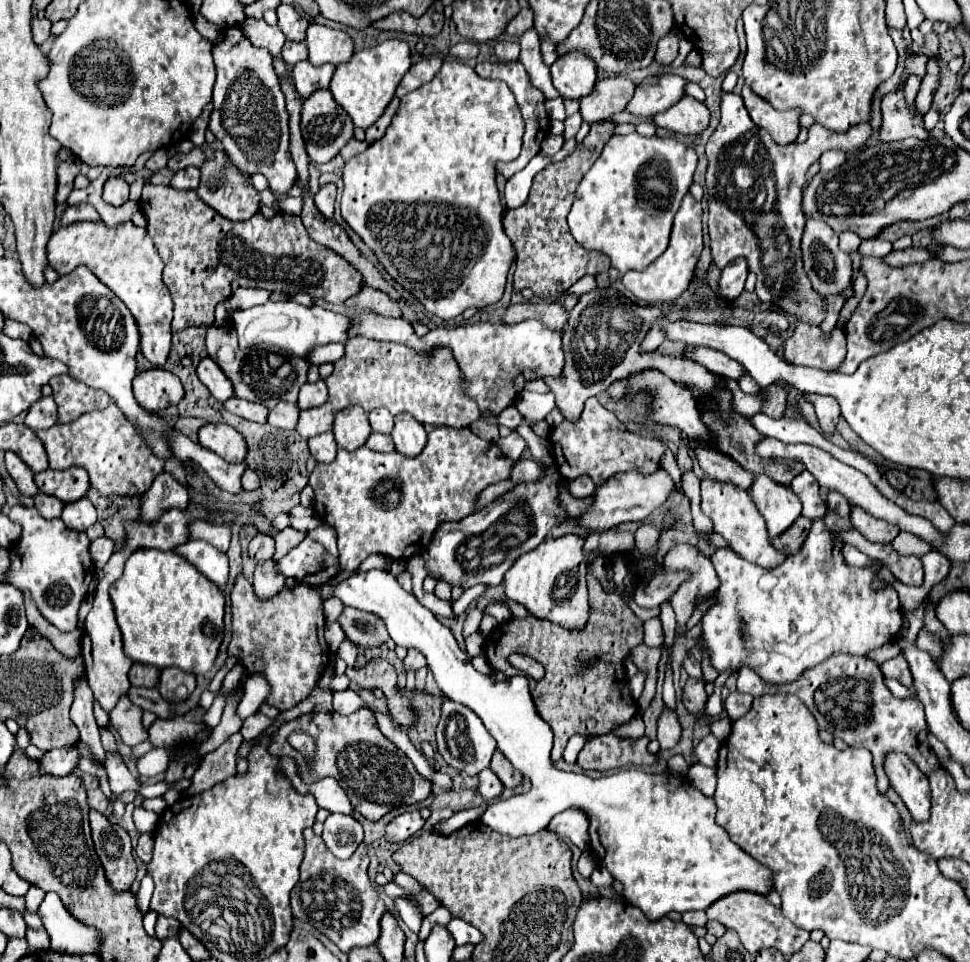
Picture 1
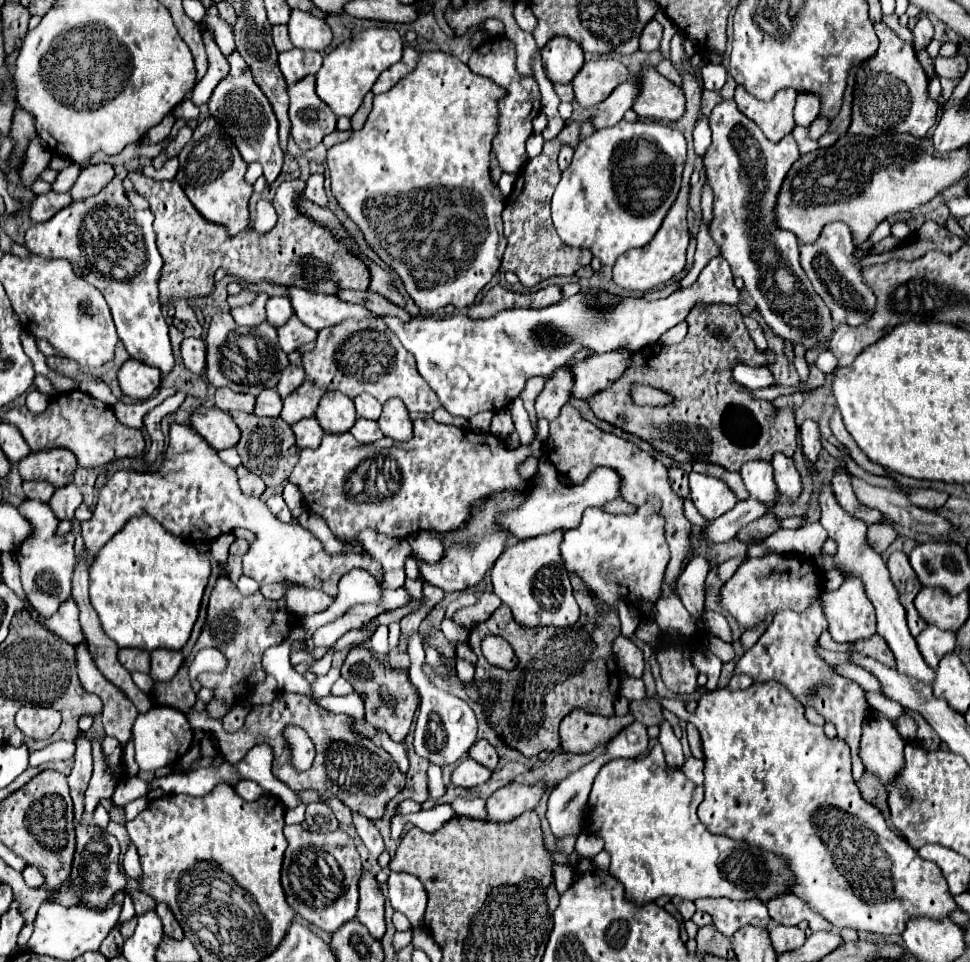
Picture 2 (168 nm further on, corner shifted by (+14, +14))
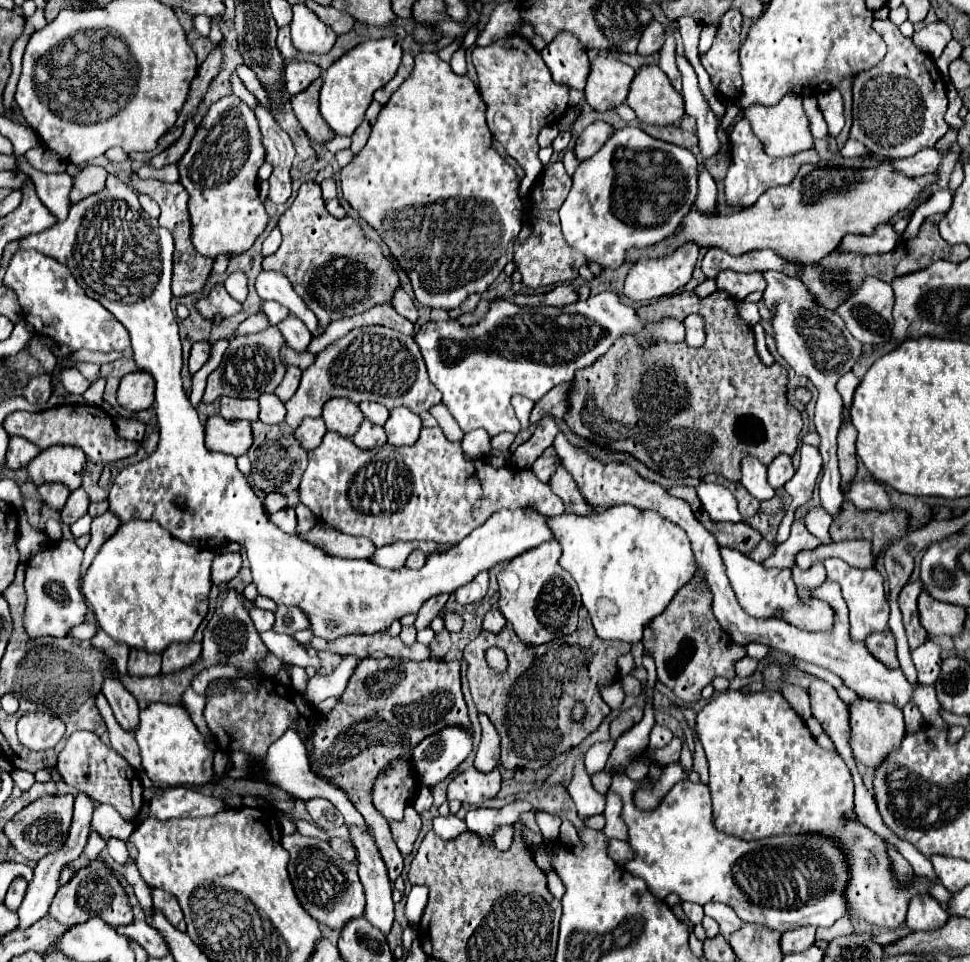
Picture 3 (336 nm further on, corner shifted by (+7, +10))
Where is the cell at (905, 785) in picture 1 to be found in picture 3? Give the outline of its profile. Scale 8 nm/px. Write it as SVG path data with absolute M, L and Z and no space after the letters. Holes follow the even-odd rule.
M863 698L857 704L851 704L851 730L851 750L855 760L875 770L891 752L897 752L901 748L901 740L905 736L903 712L893 704L879 704Z

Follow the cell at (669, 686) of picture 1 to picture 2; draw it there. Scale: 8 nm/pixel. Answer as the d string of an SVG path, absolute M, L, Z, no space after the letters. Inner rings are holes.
M664 720L660 724L660 744L662 744L662 750L664 750L664 760L668 764L668 768L672 770L680 770L684 766L684 754L682 754L682 744L680 740L674 736L672 732L672 726Z

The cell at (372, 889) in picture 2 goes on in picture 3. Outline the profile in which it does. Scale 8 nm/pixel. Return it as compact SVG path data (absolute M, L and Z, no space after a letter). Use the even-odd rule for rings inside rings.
M351 828L351 838L359 858L359 878L367 896L365 918L383 934L389 934L393 924L393 884L387 876L385 862L381 860L371 834L363 832L361 828Z

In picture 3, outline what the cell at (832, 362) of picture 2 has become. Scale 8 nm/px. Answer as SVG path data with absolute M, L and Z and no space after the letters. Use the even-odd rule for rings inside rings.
M847 372L847 374L843 374L843 376L837 380L837 392L843 396L845 406L851 406L853 392L855 392L855 386L857 386L857 384L859 384L859 380L855 378L853 372Z

